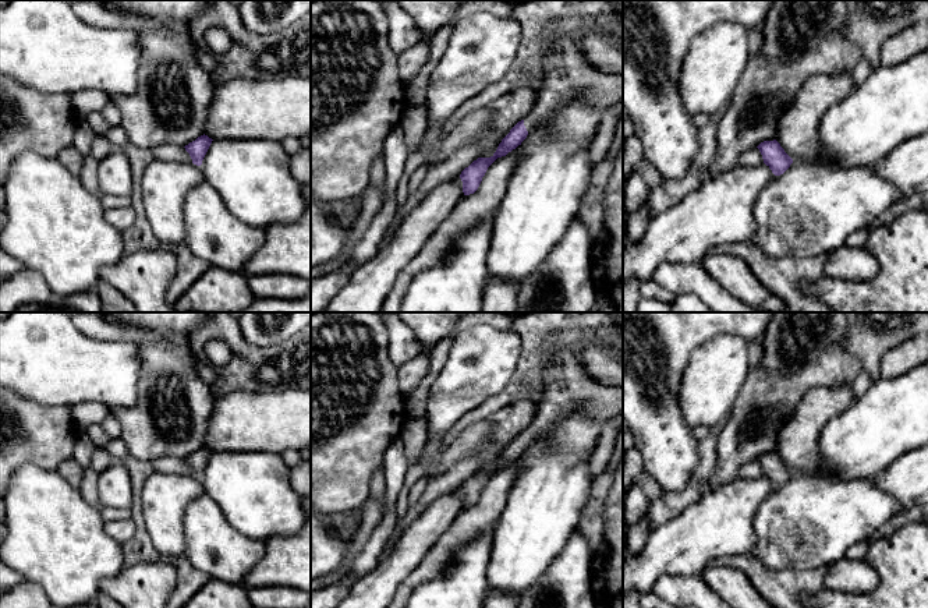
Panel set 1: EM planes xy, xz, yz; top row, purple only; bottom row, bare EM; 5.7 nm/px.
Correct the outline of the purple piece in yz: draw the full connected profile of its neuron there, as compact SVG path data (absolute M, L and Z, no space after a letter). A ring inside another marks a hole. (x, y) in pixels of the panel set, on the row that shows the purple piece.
M776 139L764 141L757 148L762 155L764 163L775 176L783 174L793 163L793 159L784 152Z

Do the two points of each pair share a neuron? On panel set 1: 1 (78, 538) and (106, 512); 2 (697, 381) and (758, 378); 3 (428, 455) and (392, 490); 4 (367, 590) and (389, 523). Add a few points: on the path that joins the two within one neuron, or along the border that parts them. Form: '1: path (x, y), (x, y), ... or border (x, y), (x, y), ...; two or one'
1: border (99, 511), (105, 520); two
2: border (751, 367), (732, 407); two
3: border (408, 466), (395, 505); two
4: border (379, 562), (349, 590); two

